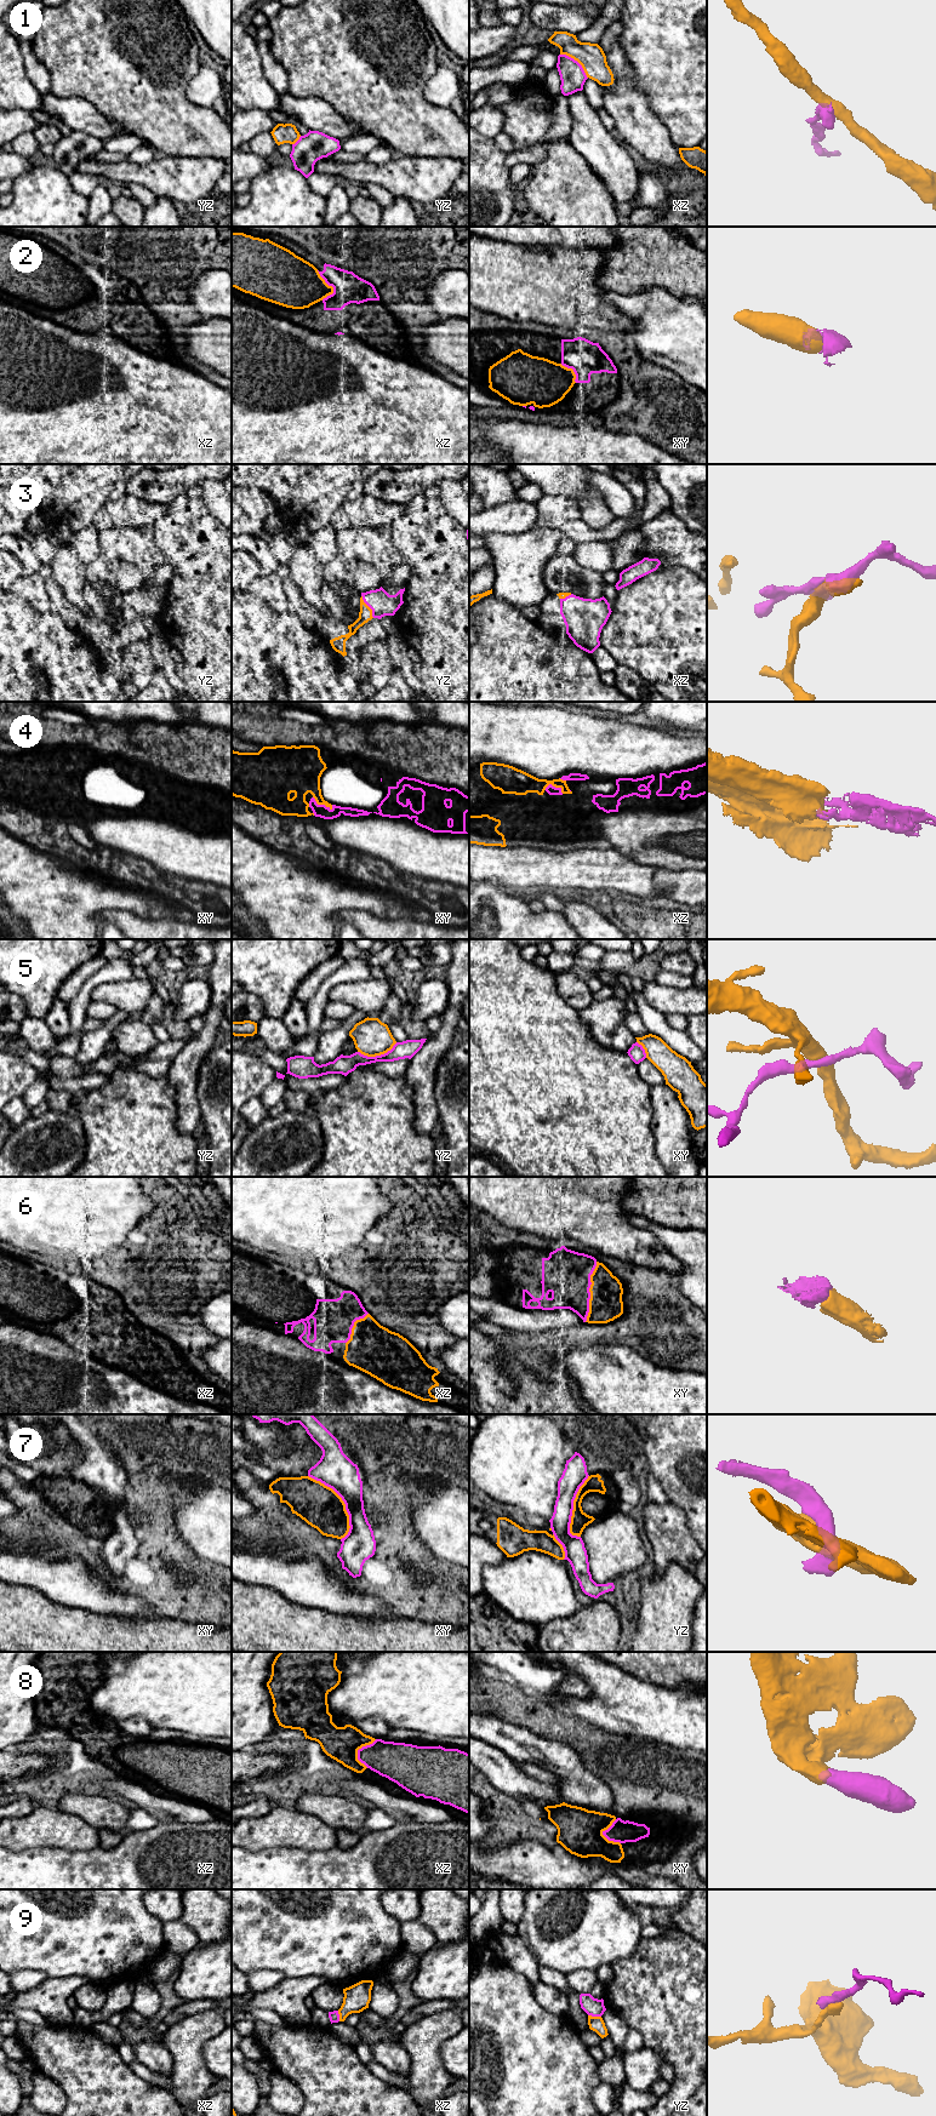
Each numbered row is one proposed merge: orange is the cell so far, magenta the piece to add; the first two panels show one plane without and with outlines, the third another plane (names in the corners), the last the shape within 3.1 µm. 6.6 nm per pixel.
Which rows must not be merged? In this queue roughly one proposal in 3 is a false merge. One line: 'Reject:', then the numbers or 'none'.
Reject: 1, 5, 7, 9

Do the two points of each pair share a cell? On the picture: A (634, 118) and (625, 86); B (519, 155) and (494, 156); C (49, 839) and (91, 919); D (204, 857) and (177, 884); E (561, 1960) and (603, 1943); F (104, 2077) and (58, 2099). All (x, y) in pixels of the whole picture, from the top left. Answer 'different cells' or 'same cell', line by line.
A: same cell
B: different cells
C: different cells
D: different cells
E: same cell
F: different cells

